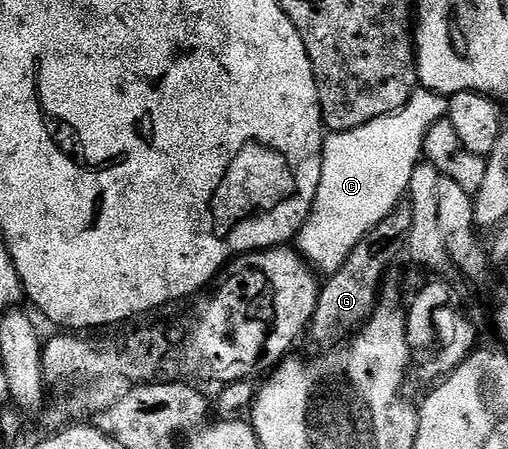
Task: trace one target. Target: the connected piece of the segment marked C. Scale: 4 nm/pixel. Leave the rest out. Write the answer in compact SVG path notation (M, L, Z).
M418 88L398 112L387 114L378 120L370 120L370 124L362 124L362 128L354 128L341 134L332 132L325 137L318 196L314 200L310 216L294 239L295 249L299 250L309 266L320 272L333 272L342 268L355 245L405 201L410 176L414 176L414 168L422 160L426 132L430 132L430 128L438 120L447 116L448 98L445 95Z

